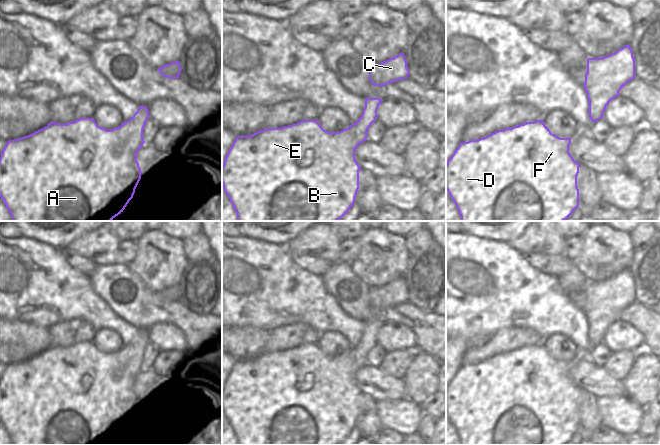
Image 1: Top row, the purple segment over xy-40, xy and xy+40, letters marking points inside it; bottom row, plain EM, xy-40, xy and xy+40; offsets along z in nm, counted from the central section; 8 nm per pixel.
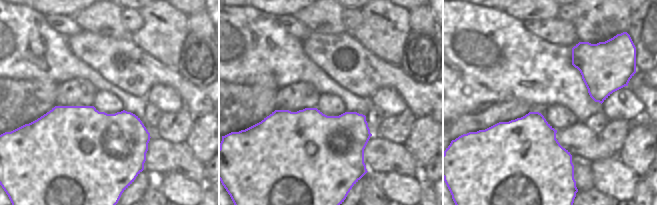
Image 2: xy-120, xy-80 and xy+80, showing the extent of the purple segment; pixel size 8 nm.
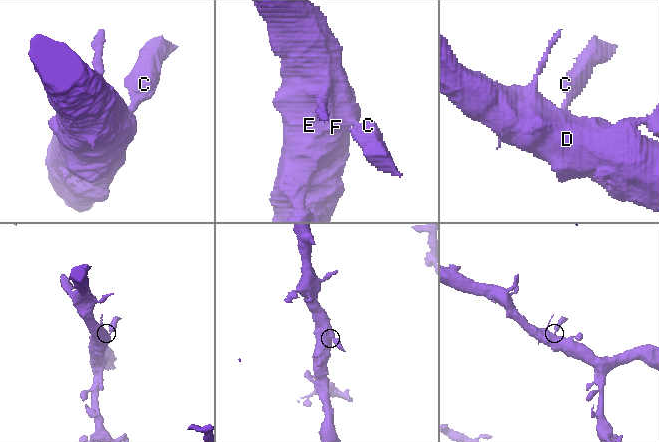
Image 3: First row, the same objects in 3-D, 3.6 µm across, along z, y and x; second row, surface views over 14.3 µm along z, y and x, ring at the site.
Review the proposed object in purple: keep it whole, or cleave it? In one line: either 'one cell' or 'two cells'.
one cell

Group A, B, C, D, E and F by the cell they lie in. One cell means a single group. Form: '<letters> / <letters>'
A B C D E F

